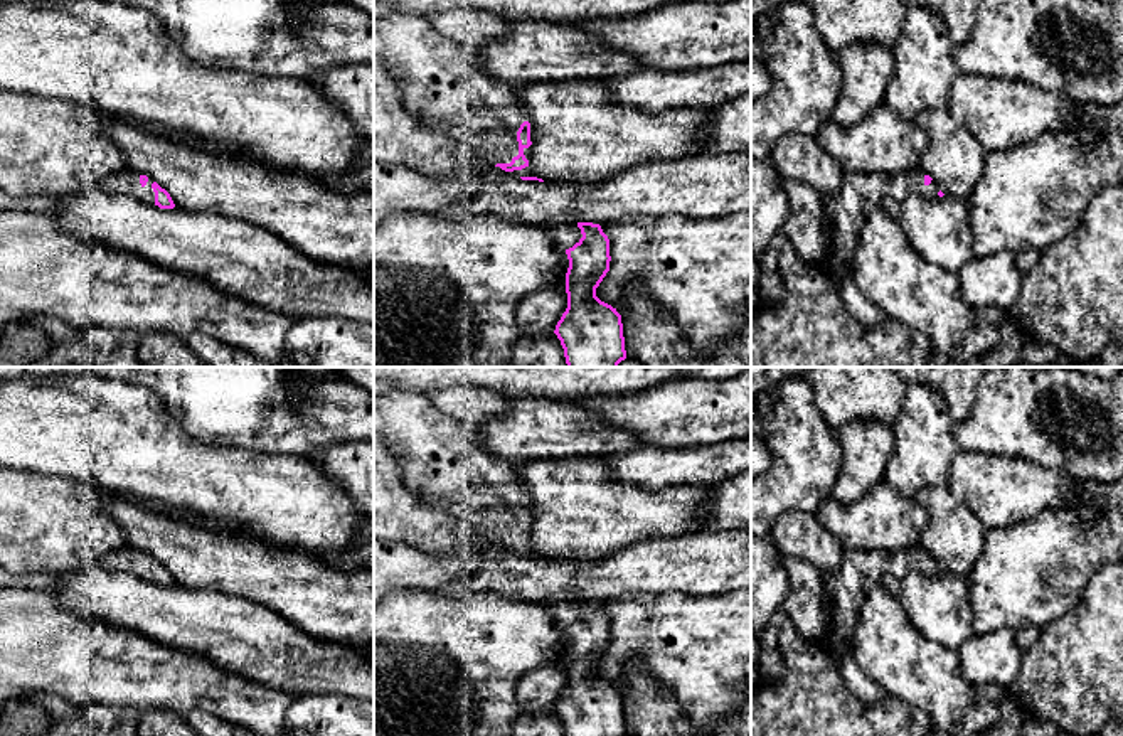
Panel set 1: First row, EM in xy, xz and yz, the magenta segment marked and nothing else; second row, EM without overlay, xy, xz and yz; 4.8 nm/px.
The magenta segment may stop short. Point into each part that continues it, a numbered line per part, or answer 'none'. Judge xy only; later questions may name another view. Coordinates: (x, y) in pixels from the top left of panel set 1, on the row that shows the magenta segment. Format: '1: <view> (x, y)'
1: xy (127, 182)

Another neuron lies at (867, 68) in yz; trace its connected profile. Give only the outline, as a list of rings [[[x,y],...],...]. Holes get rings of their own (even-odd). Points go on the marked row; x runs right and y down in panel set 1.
[[[857,42],[835,54],[845,77],[832,121],[850,128],[884,103],[894,74],[894,54],[886,45]]]

